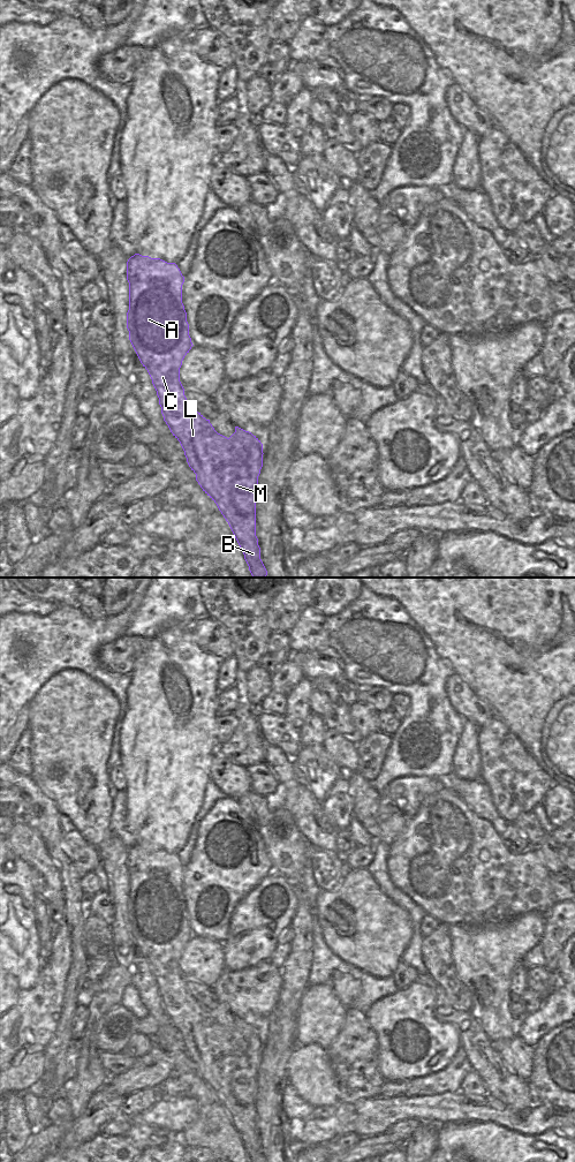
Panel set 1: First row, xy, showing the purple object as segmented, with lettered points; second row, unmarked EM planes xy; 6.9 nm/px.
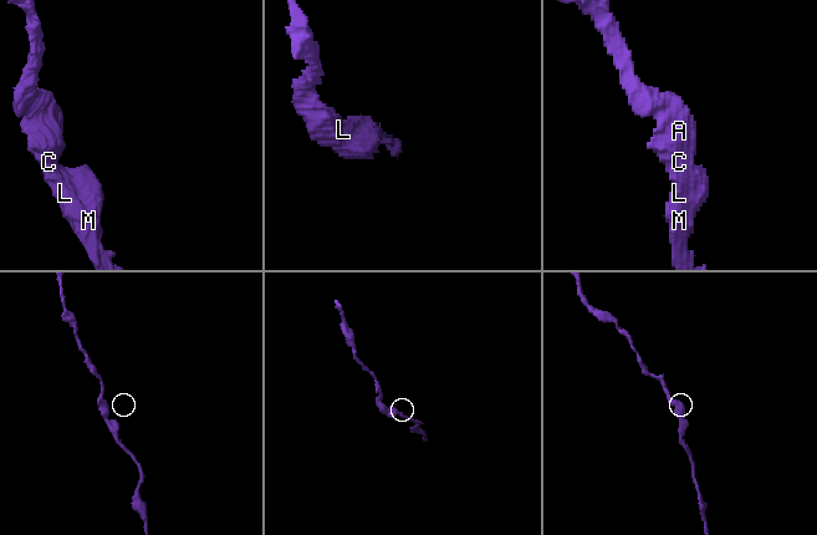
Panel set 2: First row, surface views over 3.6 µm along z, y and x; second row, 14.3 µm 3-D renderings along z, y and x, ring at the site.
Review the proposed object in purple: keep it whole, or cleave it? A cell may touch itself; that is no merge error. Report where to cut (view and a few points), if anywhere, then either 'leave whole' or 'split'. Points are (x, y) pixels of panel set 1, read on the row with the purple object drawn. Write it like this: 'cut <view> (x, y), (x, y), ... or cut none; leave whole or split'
cut none; leave whole

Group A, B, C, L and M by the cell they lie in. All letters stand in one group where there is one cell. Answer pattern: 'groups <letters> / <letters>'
groups A B C L M

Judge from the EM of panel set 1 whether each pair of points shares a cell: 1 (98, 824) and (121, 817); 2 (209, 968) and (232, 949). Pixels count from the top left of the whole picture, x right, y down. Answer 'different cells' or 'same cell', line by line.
1: different cells
2: different cells

